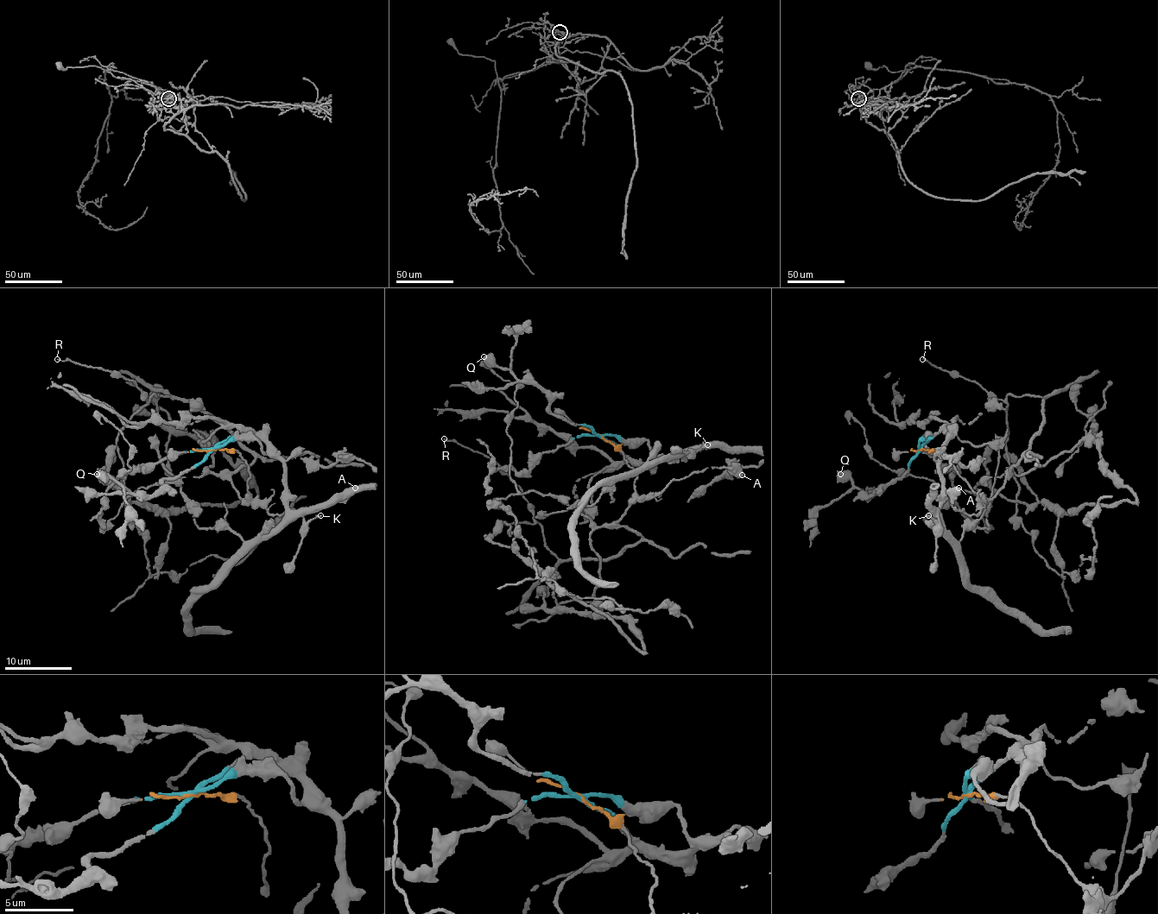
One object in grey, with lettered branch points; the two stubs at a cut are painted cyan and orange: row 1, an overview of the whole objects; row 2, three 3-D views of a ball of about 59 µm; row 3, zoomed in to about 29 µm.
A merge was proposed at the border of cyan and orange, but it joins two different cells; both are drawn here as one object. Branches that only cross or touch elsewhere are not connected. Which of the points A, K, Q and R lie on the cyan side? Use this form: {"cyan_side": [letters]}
{"cyan_side": ["K", "Q"]}

